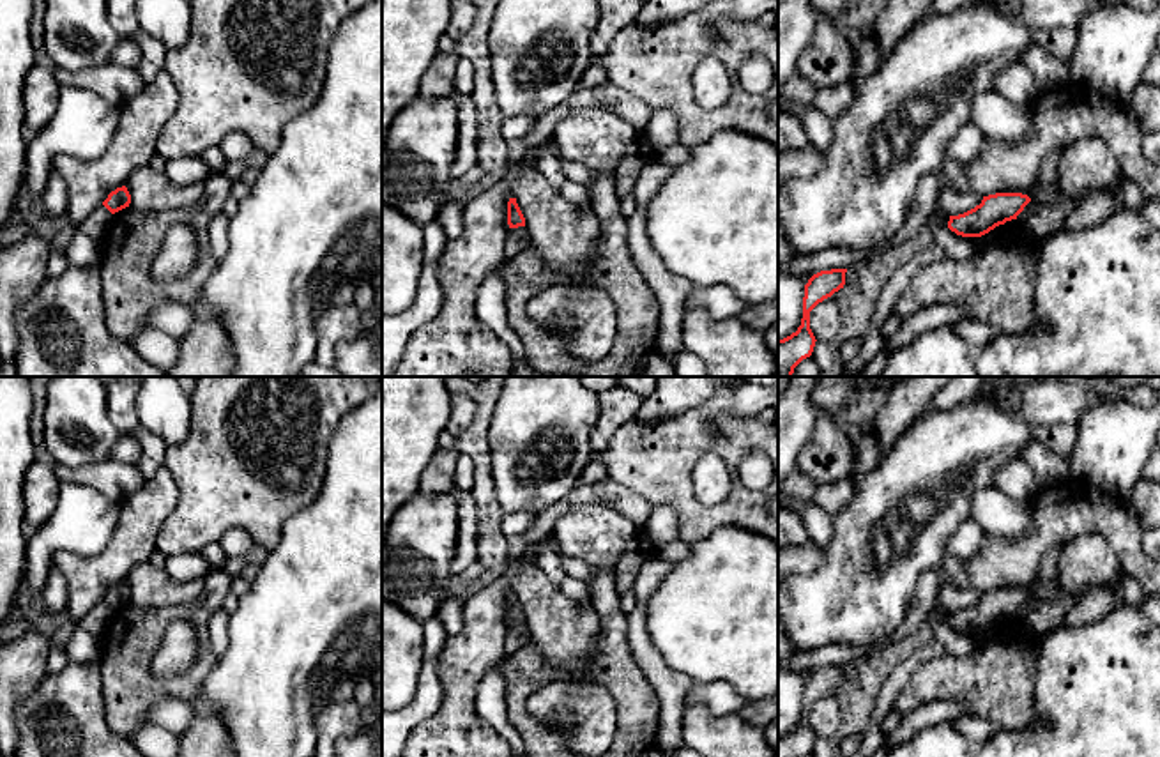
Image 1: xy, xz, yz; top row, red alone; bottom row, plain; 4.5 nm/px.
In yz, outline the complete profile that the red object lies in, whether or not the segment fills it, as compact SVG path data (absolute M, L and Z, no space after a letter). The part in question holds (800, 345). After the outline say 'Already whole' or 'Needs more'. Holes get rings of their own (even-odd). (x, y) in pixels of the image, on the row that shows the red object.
M831 269L813 274L805 285L801 325L790 336L778 340L778 377L792 377L794 368L812 356L815 336L810 329L810 311L843 288L847 269Z. Already whole

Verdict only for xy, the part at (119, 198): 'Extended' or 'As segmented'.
As segmented

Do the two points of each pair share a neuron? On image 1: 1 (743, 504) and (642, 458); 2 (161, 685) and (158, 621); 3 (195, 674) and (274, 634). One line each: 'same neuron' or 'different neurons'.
1: same neuron
2: same neuron
3: different neurons

